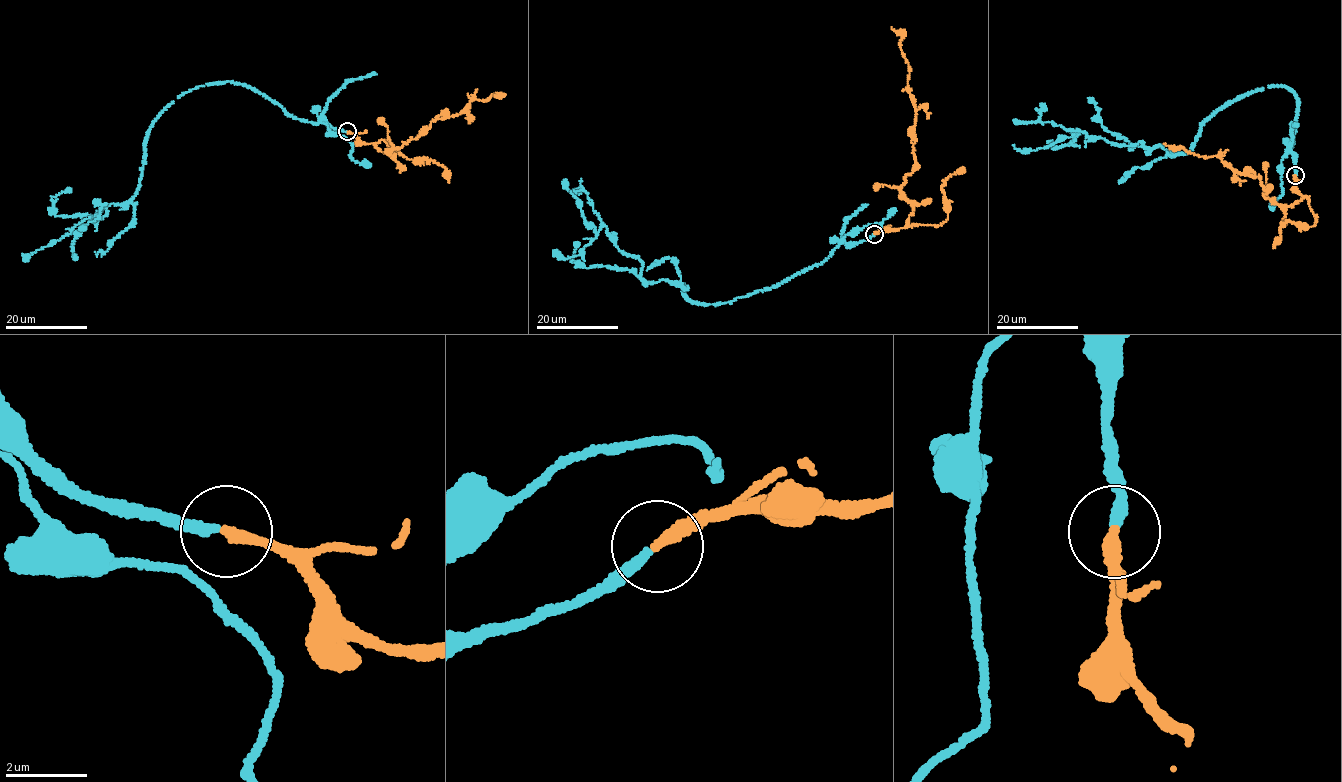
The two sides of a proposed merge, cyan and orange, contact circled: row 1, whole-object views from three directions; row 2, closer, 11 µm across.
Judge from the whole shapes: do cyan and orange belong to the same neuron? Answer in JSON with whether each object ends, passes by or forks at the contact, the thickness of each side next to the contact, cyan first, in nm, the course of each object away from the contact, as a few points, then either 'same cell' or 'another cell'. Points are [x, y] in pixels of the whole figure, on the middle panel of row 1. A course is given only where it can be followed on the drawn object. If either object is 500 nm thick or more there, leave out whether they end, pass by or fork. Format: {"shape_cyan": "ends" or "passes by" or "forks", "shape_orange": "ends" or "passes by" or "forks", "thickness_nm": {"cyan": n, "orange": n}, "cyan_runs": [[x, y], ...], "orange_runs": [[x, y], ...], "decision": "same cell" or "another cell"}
{"shape_cyan": "ends", "shape_orange": "ends", "thickness_nm": {"cyan": 260, "orange": 280}, "cyan_runs": [[874, 234], [717, 304], [646, 282], [603, 226], [579, 255], [552, 255]], "orange_runs": [[875, 234], [905, 226], [913, 210], [901, 190], [916, 162], [916, 109], [902, 36], [891, 28]], "decision": "same cell"}

